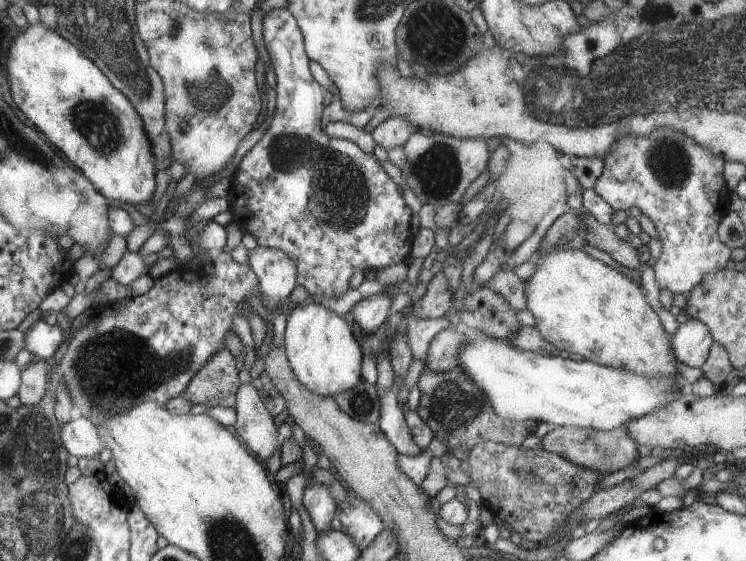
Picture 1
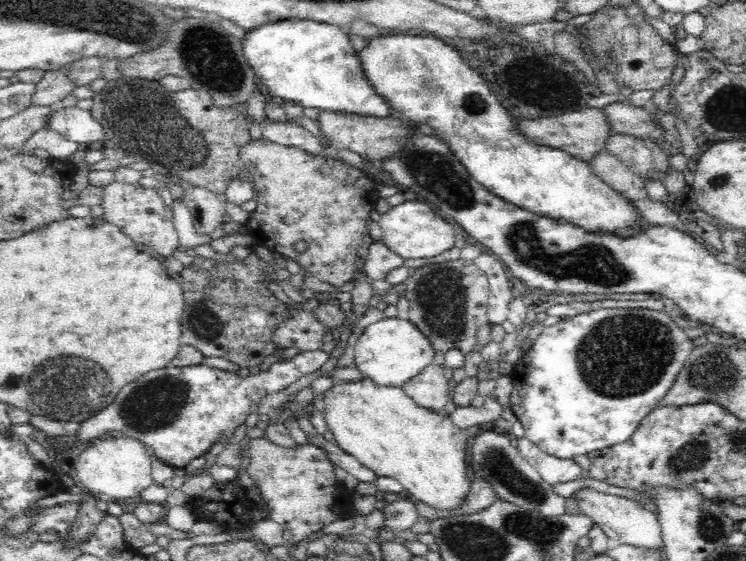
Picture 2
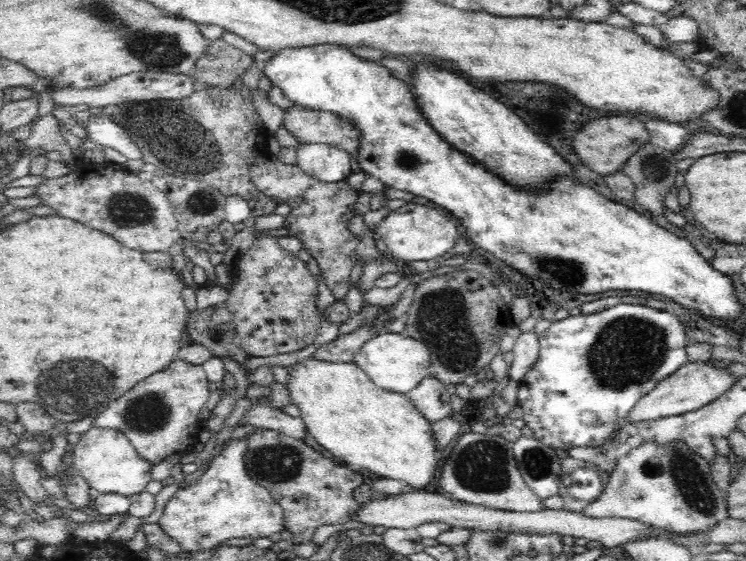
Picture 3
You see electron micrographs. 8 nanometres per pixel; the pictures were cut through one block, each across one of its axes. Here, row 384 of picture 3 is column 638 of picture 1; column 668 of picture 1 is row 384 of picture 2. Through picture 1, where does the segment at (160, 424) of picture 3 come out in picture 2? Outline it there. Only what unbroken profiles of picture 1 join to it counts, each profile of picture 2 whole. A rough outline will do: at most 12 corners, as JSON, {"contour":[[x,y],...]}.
{"contour":[[300,351],[246,377],[203,363],[152,370],[83,420],[186,468],[264,396],[329,357]]}

